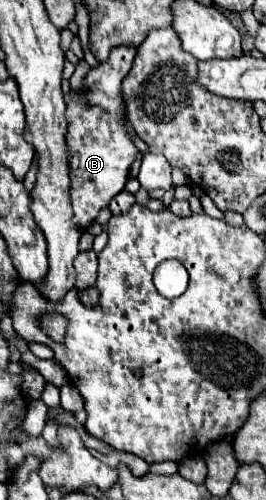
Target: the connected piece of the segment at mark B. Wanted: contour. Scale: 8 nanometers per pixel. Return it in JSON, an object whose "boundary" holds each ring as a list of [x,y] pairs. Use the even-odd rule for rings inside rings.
{"boundary":[[[127,45],[115,47],[107,61],[93,67],[91,87],[69,91],[65,95],[65,117],[69,123],[65,143],[69,149],[69,199],[73,209],[71,221],[81,229],[87,229],[95,221],[99,209],[109,205],[109,201],[125,189],[129,169],[139,153],[125,129],[127,117],[121,93],[121,83],[131,71],[135,53],[137,49],[131,49]]]}

